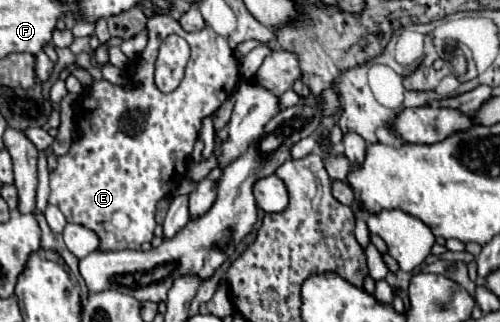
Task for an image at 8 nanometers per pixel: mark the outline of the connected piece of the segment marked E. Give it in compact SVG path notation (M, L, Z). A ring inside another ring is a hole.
M153 16L149 20L149 44L137 58L135 70L129 74L127 86L113 86L107 80L95 80L91 94L79 100L83 106L77 112L77 130L79 136L71 144L71 150L57 158L57 168L51 172L51 196L49 204L57 206L67 222L81 224L101 238L99 250L141 250L143 242L153 240L155 232L155 206L157 200L167 196L185 176L187 162L191 160L193 146L199 138L201 118L215 114L215 110L233 94L239 82L239 64L235 50L229 40L219 36L215 30L205 28L199 32L185 32L179 22L169 16ZM169 34L183 34L187 44L191 46L191 58L185 68L185 78L179 88L169 94L159 92L155 86L155 60L157 46L161 46L161 38Z

